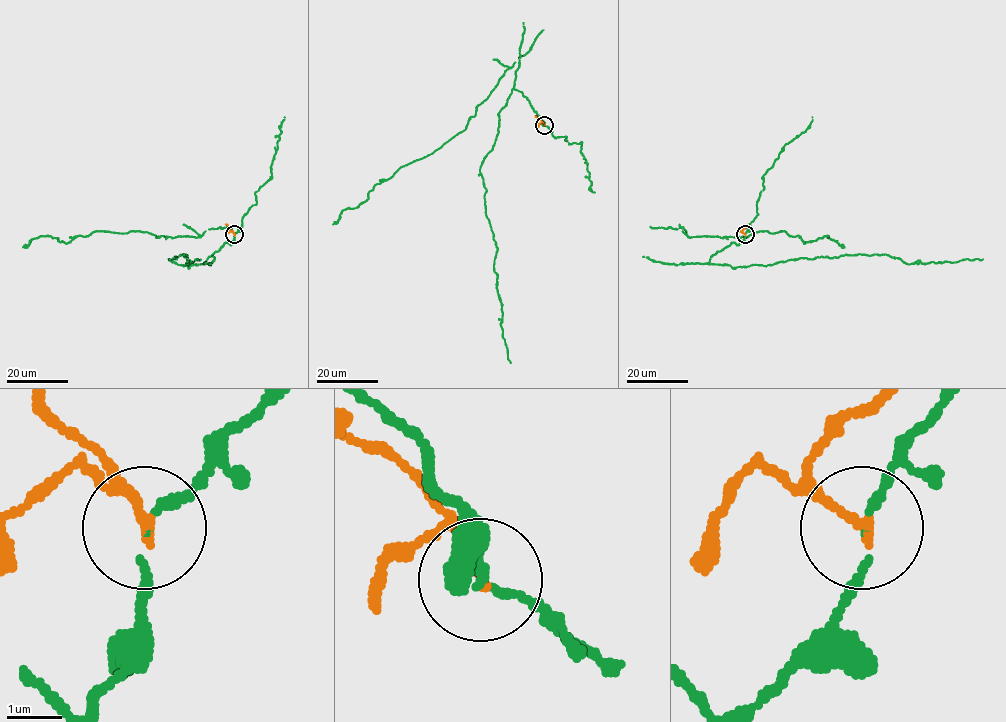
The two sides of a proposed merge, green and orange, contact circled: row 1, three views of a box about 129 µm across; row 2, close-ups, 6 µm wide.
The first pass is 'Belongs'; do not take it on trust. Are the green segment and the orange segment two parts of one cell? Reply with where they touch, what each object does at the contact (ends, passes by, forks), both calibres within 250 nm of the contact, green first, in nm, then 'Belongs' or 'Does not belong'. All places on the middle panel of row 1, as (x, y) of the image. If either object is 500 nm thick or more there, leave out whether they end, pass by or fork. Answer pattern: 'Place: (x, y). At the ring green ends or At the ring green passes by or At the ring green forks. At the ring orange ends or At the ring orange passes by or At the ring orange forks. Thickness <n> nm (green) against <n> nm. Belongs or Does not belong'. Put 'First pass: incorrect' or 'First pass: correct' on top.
First pass: incorrect
Place: (544, 125). At the ring green passes by. At the ring orange ends. Thickness 70 nm (green) against 190 nm. Does not belong

